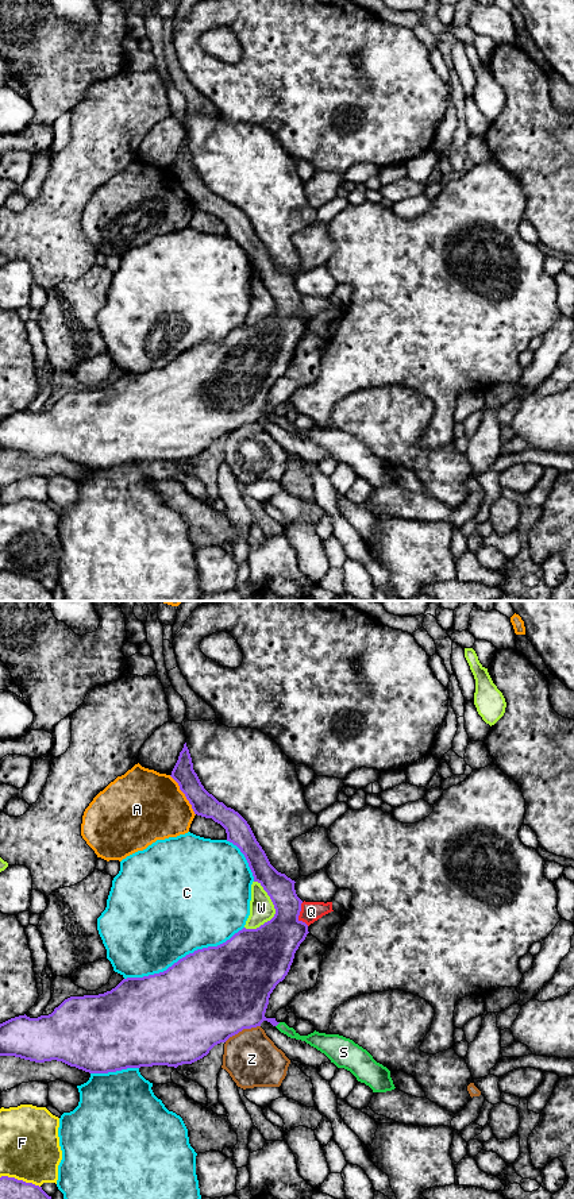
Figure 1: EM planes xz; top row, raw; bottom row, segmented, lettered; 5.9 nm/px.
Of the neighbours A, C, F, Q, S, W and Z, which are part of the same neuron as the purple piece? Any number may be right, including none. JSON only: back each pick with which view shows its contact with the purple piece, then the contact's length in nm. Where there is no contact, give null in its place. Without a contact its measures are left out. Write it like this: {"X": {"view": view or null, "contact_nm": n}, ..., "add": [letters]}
{"S": {"view": "xz", "contact_nm": 40}, "add": ["S"]}

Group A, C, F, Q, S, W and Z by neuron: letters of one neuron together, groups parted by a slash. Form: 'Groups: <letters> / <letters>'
Groups: A / C / F / Q / S / W / Z

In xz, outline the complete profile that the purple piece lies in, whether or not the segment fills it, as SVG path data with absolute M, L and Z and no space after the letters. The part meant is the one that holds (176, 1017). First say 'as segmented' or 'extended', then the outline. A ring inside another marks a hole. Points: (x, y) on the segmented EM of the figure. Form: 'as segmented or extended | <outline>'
extended | M186 743L170 776L178 783L194 814L212 818L226 829L227 841L240 849L254 882L270 897L274 917L257 929L243 928L217 947L197 949L163 972L123 979L104 994L70 996L49 1015L30 1018L24 1014L0 1023L0 1056L35 1063L57 1060L89 1073L153 1065L177 1068L203 1059L215 1045L226 1042L243 1029L257 1028L267 1021L288 1037L305 1041L324 1053L331 1063L350 1071L373 1092L394 1090L390 1071L353 1040L316 1030L300 1036L285 1022L265 1017L270 994L288 975L296 951L309 933L308 925L298 920L303 901L296 894L296 882L270 864L247 821L204 789L193 770Z

